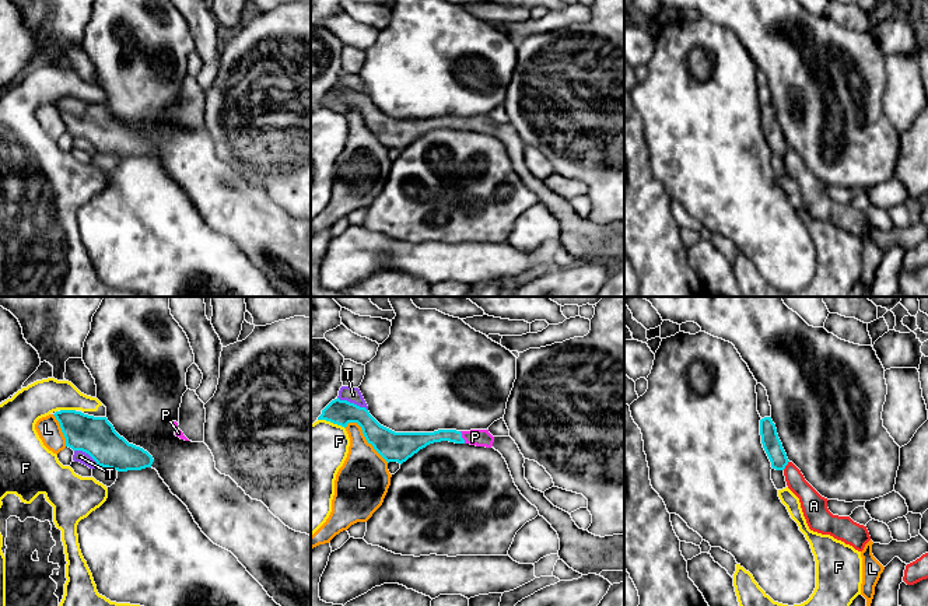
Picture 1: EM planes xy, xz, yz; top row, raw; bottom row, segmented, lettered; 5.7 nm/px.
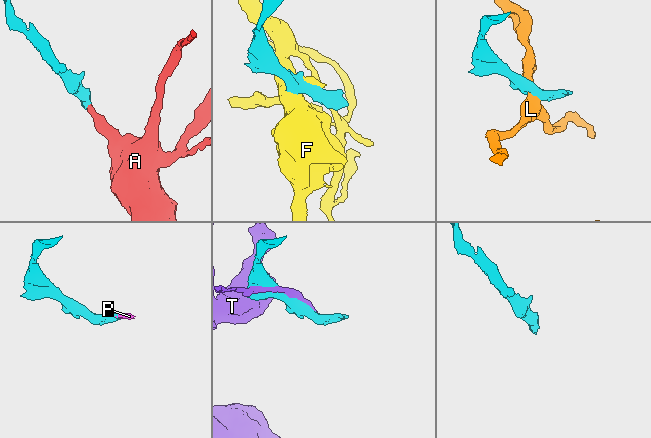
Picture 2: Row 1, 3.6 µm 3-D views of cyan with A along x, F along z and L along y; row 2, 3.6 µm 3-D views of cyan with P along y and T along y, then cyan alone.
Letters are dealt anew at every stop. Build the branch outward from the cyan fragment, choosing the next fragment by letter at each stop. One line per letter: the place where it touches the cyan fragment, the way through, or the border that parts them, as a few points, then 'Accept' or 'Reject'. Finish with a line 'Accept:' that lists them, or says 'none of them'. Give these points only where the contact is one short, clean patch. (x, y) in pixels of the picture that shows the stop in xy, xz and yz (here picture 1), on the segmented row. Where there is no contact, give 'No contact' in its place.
A: Touches cyan at yz (787, 463). Boundary: yz (788, 461), (783, 469). Reject
F: Touches cyan at xy (67, 410). Reject
L: Touches cyan at xz (366, 438). Reject
P: Touches cyan at xz (461, 437). Path across: xz (417, 441), (438, 435), (461, 437), (475, 437). Accept
T: Touches cyan at xz (353, 403). Reject
Accept: P

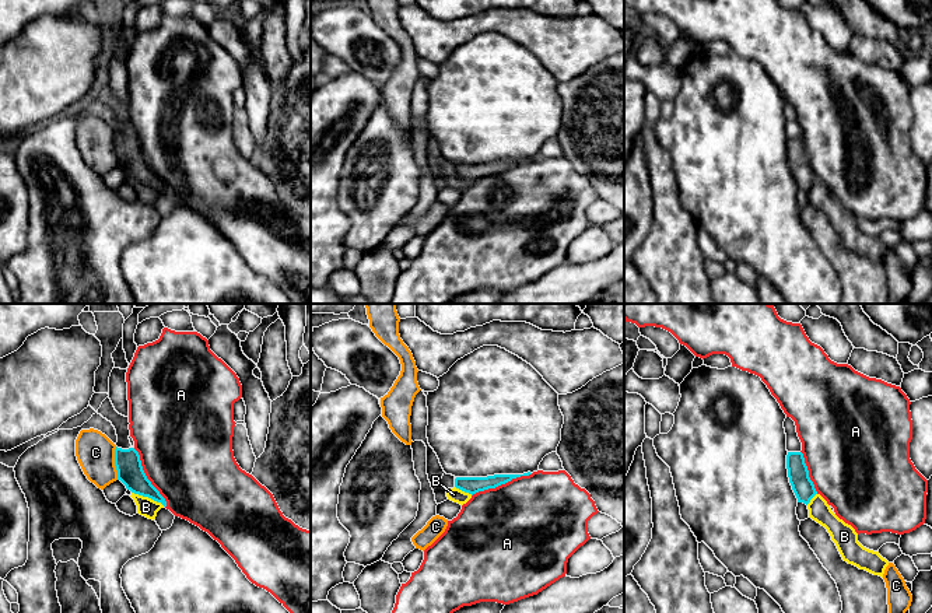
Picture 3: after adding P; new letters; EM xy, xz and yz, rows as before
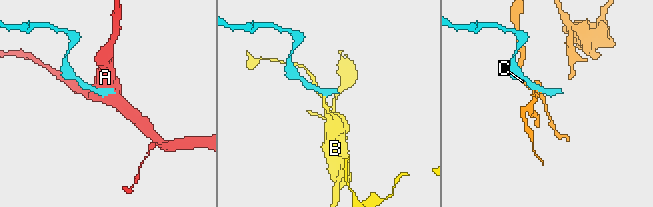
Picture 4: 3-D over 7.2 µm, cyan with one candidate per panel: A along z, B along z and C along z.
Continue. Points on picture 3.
A: Touches cyan at xz (501, 483). Boundary: xz (532, 473), (512, 477), (494, 487), (479, 490), (472, 496). Reject
B: Touches cyan at xy (149, 497). Boundary: xy (132, 491), (147, 496), (164, 505). Reject
C: Touches cyan at xy (115, 463). Reject
Accept: none of them

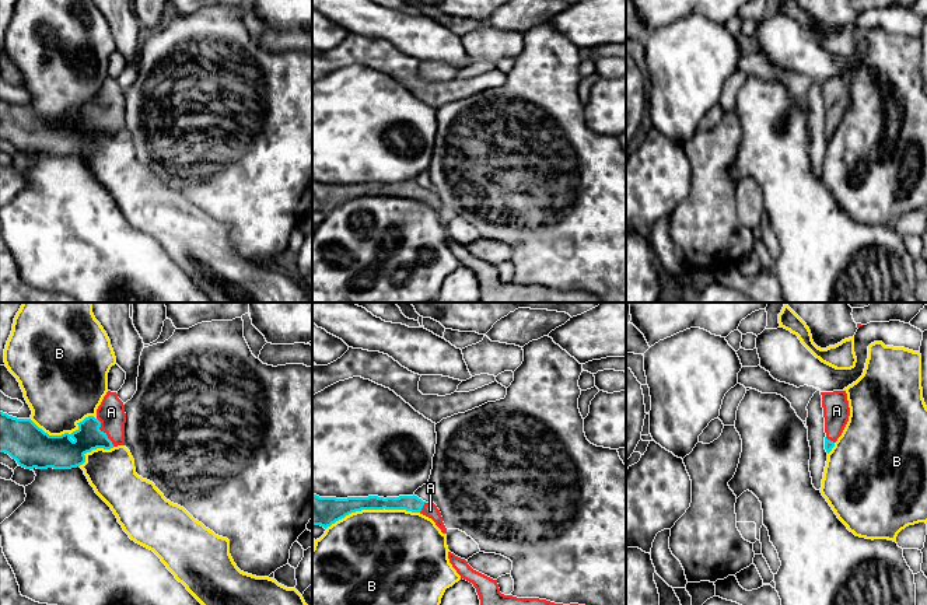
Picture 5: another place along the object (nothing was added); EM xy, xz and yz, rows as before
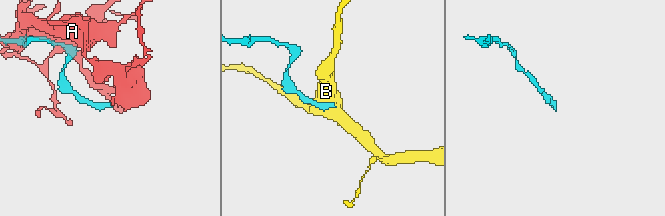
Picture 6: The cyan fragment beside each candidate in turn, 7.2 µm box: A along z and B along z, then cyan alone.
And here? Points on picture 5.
A: Touches cyan at xy (102, 432). Path across: xy (65, 453), (102, 432), (109, 425), (111, 412). Accept
B: Touches cyan at xz (371, 509). Boundary: xz (419, 511), (361, 509), (346, 514), (325, 528). Reject
Accept: A

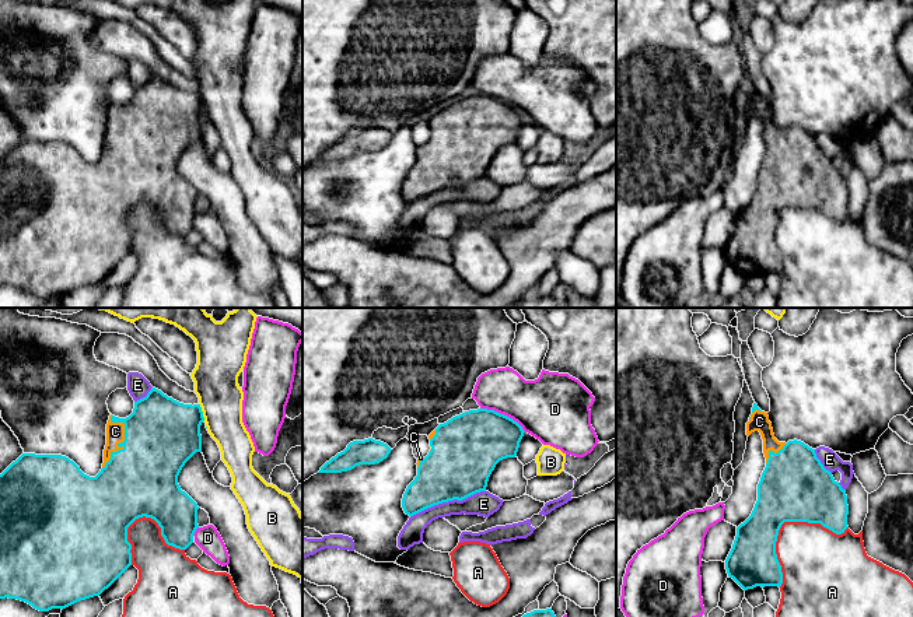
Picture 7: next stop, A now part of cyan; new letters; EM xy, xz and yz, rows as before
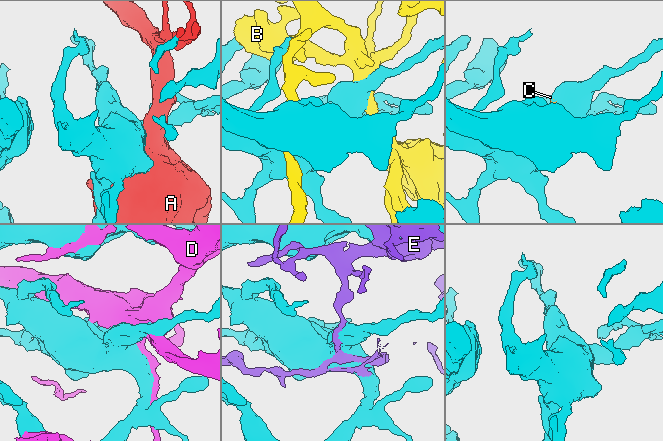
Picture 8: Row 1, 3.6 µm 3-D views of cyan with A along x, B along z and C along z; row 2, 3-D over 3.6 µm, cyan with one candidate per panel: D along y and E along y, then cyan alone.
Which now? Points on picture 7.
A: Touches cyan at yz (783, 522). Reject
B: Touches cyan at xy (202, 412). Reject
C: Touches cyan at xy (125, 440). Accept
D: Touches cyan at xz (503, 414). Reject
E: Touches cyan at xz (447, 501). Reject
Accept: C

